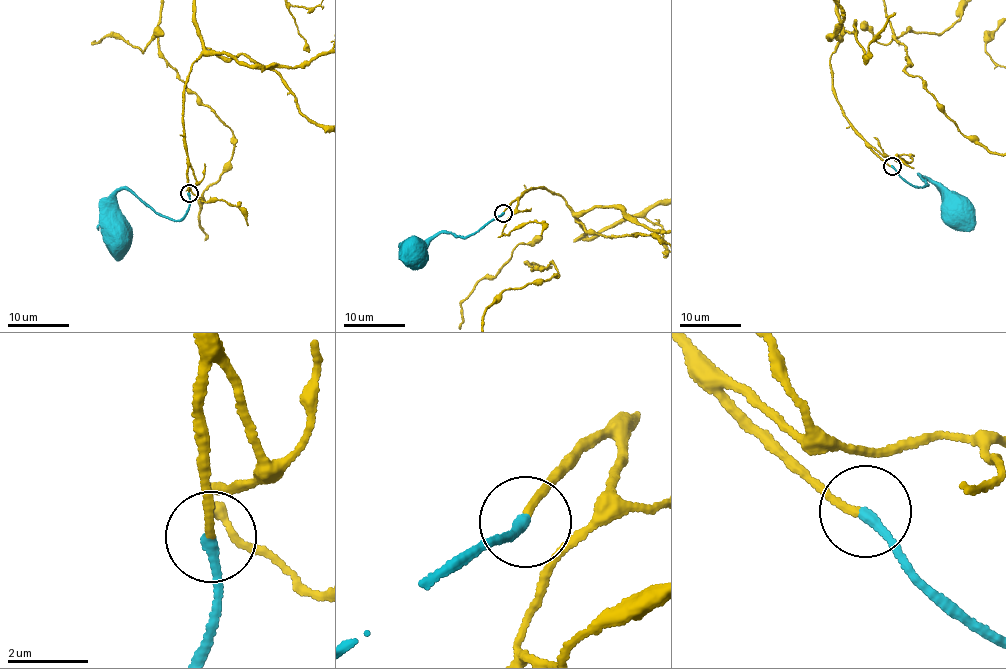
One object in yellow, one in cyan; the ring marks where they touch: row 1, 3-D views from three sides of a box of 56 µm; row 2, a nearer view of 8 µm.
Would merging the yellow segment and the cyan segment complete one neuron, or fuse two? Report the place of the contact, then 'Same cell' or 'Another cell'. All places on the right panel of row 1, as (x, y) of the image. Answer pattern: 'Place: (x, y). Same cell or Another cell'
Place: (892, 166). Same cell

